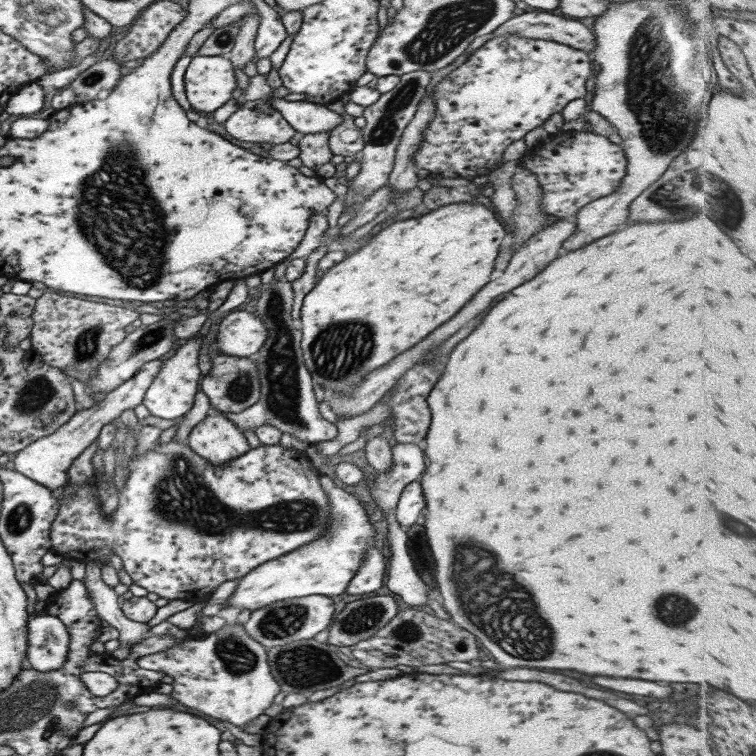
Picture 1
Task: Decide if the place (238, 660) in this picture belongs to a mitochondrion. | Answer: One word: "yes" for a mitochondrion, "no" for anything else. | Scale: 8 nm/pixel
yes

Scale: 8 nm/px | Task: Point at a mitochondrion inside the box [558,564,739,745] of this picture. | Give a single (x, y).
(673, 609)

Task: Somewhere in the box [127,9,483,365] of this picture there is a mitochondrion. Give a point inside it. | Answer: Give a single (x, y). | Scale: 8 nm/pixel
(383, 131)

